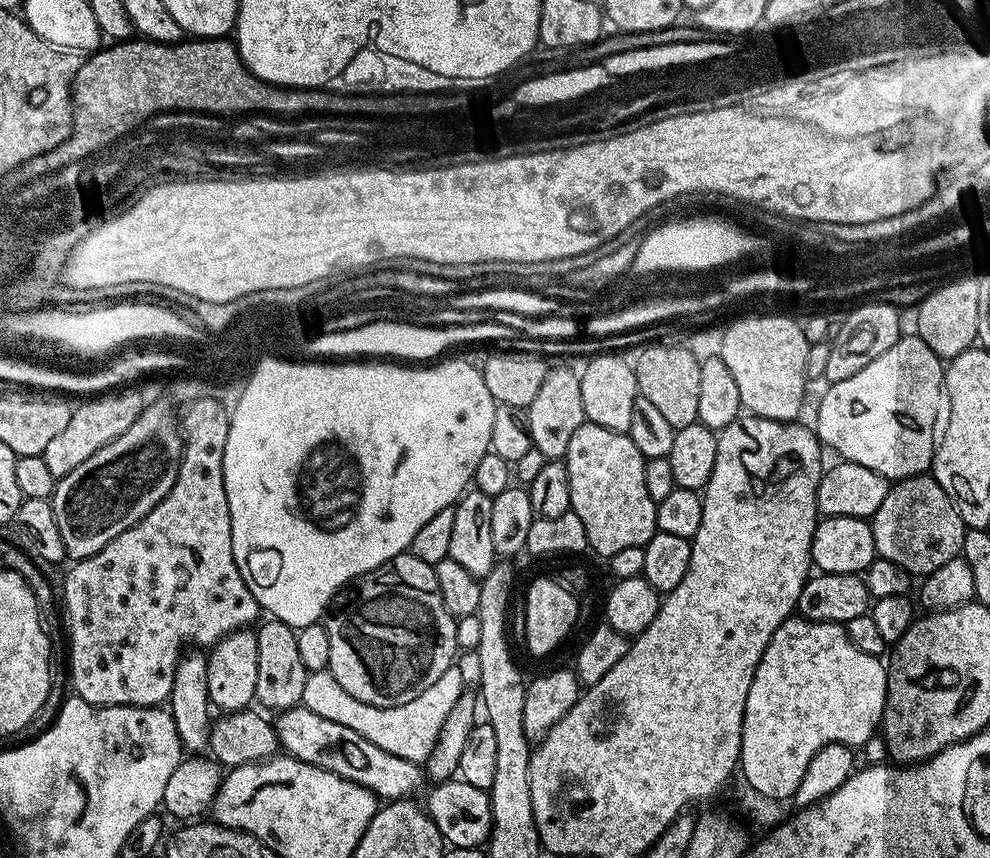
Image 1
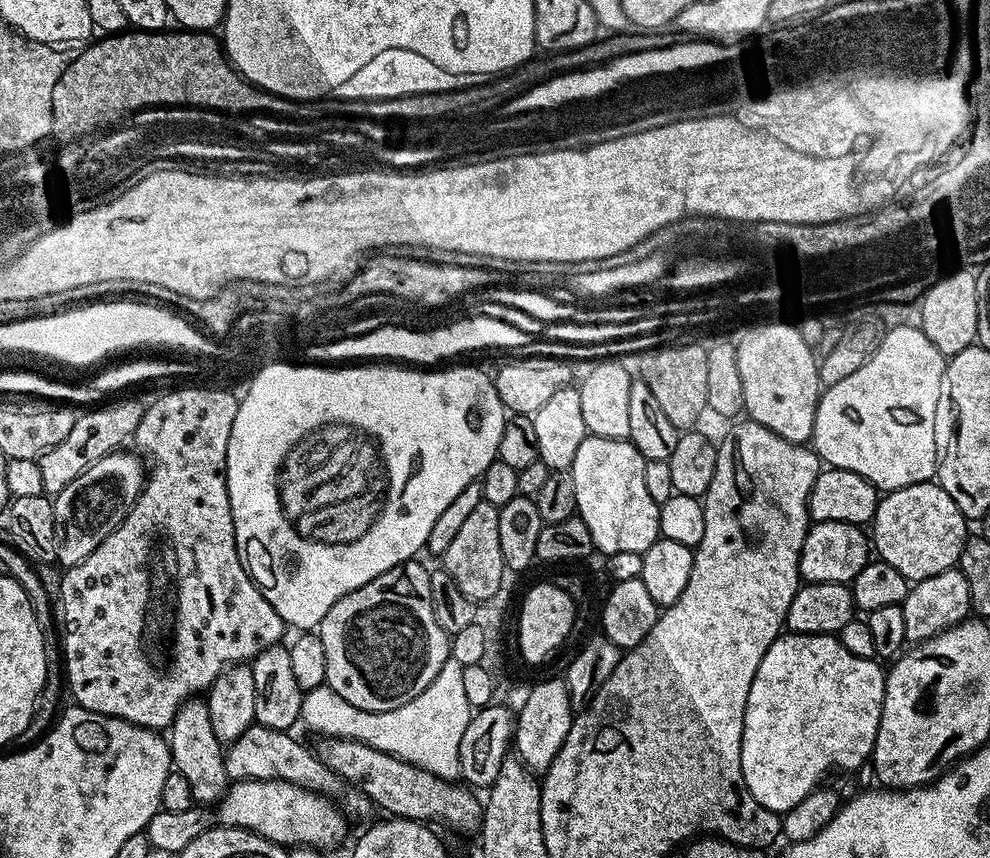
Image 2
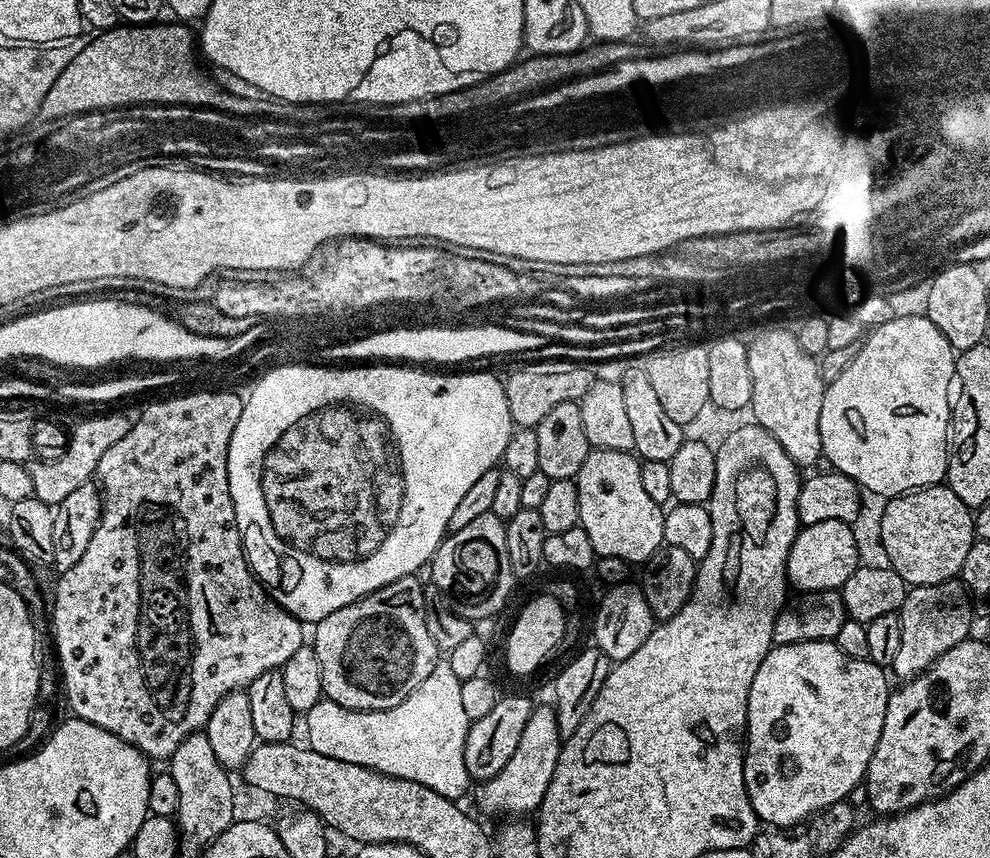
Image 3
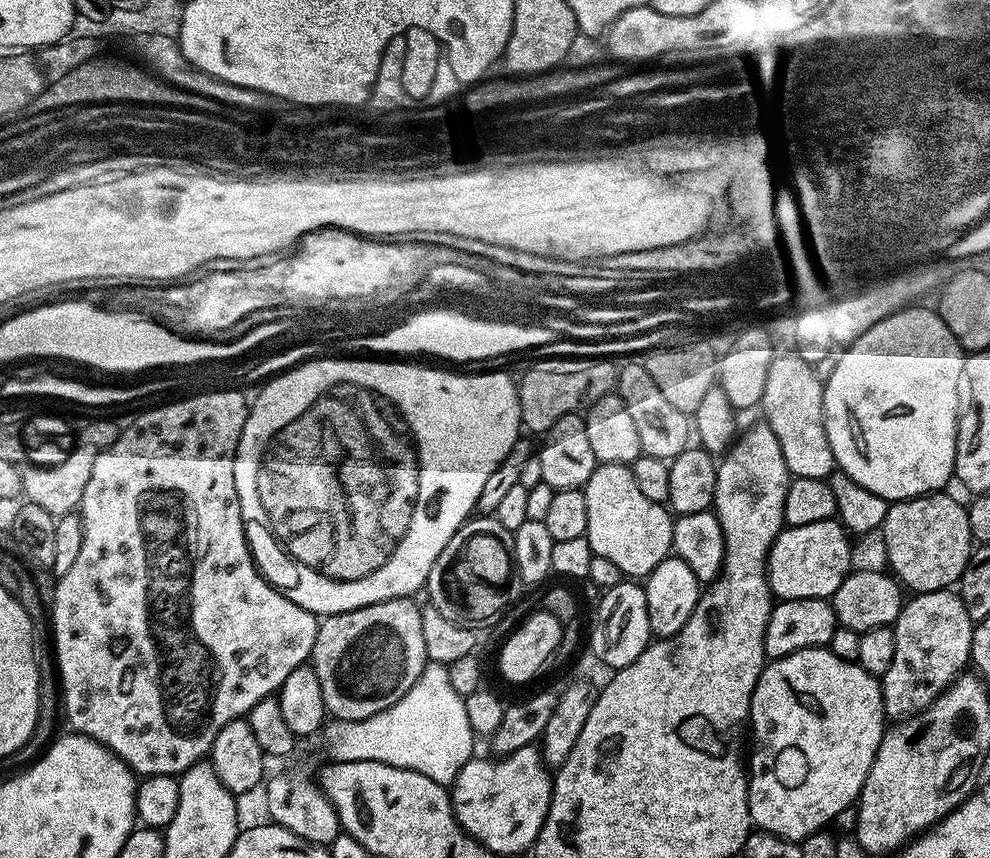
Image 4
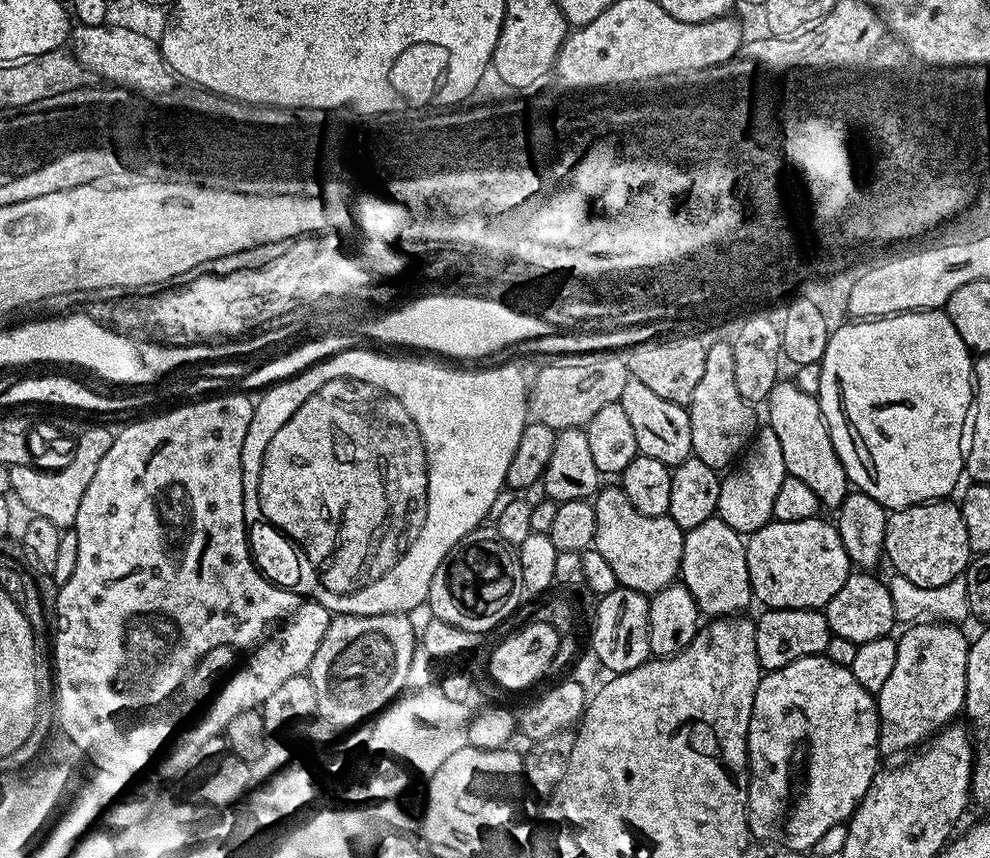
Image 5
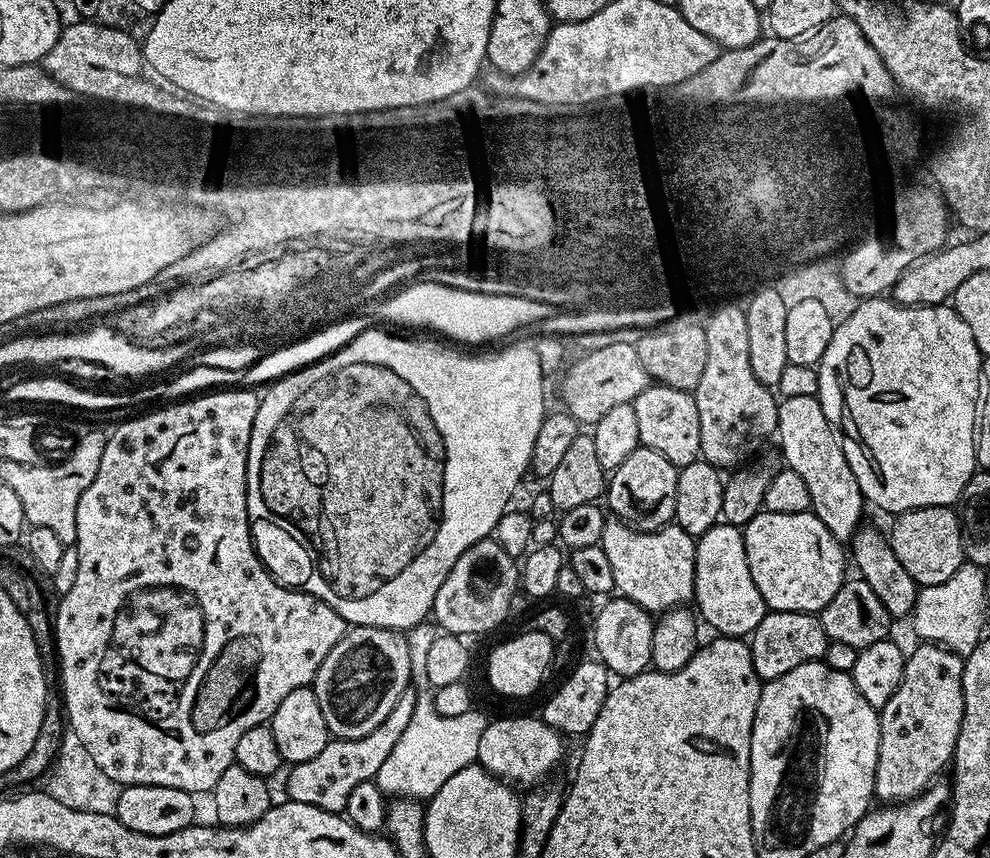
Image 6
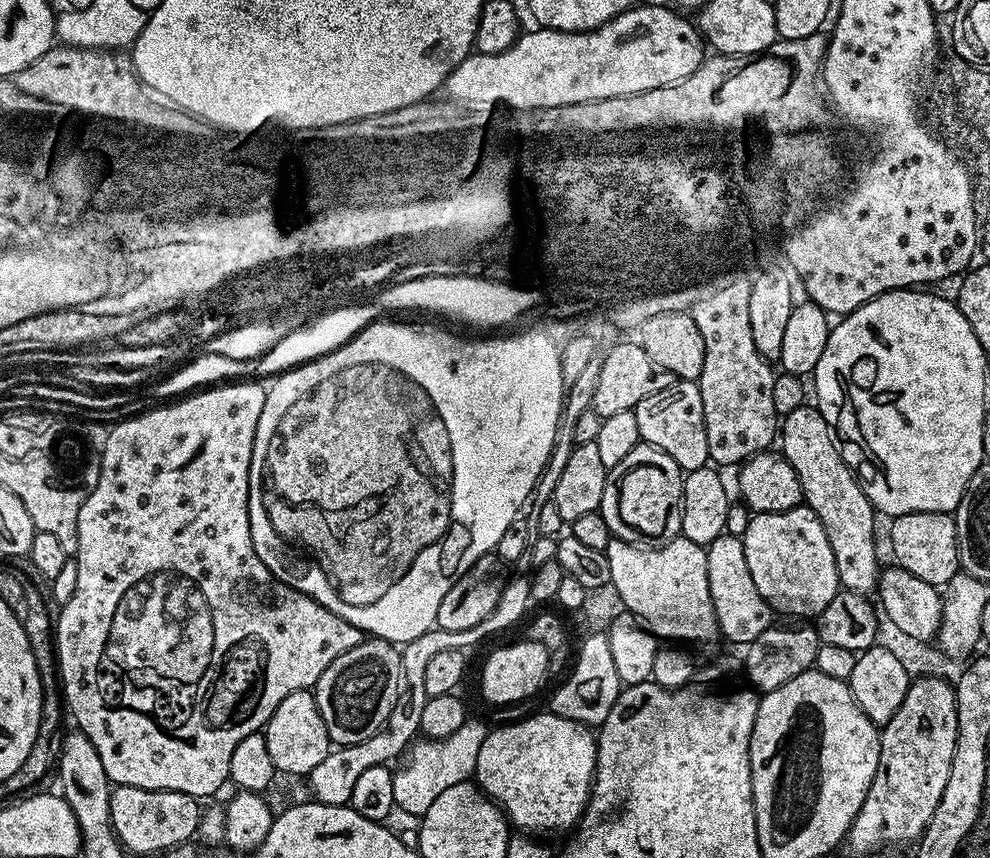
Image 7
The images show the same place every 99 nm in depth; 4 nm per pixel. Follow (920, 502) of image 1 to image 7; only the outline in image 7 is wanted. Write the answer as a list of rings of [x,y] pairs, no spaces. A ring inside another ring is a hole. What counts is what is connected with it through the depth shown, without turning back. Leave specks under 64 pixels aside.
[[[911,512],[895,517],[888,540],[892,543],[895,563],[935,586],[948,586],[956,573],[961,571],[958,542],[956,541],[956,517],[946,512]]]

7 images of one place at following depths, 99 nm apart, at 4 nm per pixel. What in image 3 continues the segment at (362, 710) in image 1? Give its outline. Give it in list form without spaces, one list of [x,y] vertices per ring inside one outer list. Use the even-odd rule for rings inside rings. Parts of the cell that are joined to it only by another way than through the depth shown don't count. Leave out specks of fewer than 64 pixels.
[[[437,662],[434,670],[415,690],[398,706],[373,712],[350,710],[346,706],[338,706],[338,702],[321,698],[308,712],[302,716],[302,732],[308,735],[307,747],[318,754],[326,754],[326,758],[338,758],[342,762],[354,762],[358,766],[373,768],[383,776],[396,776],[400,780],[409,780],[415,784],[426,786],[447,800],[463,801],[463,796],[470,792],[470,777],[466,770],[466,734],[469,720],[462,706],[462,686],[458,674],[450,670],[447,662]]]

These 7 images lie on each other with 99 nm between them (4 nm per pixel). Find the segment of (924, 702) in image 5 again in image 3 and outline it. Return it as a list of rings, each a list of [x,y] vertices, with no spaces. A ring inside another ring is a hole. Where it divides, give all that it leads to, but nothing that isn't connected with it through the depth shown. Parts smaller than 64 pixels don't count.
[[[955,579],[945,584],[909,587],[908,597],[898,613],[902,626],[902,642],[898,646],[898,654],[890,669],[897,681],[907,682],[921,676],[934,661],[946,650],[958,646],[958,642],[969,639],[972,628],[972,607],[963,583]]]

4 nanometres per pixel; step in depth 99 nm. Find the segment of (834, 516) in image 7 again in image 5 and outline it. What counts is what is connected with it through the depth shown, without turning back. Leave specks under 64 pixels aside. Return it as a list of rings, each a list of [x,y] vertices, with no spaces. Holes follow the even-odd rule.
[[[781,379],[768,395],[770,422],[767,427],[772,428],[774,434],[778,434],[778,442],[782,446],[782,458],[786,462],[788,475],[802,478],[802,482],[806,482],[806,486],[810,486],[810,490],[818,494],[821,505],[825,509],[836,510],[849,494],[848,475],[834,450],[834,442],[820,414],[819,399],[806,394],[806,390],[799,384],[791,379],[788,380]]]

